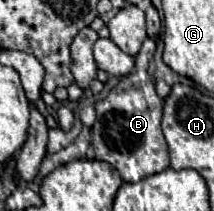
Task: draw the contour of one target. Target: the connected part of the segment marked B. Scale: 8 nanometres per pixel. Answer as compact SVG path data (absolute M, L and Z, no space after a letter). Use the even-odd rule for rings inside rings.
M145 39L141 51L135 57L135 69L125 75L103 101L95 103L97 121L91 127L95 159L111 163L123 177L123 181L141 181L153 173L159 173L169 167L167 143L161 133L161 115L163 101L155 91L155 83L147 73L149 59L155 53L155 39ZM143 65L143 73L137 69Z

